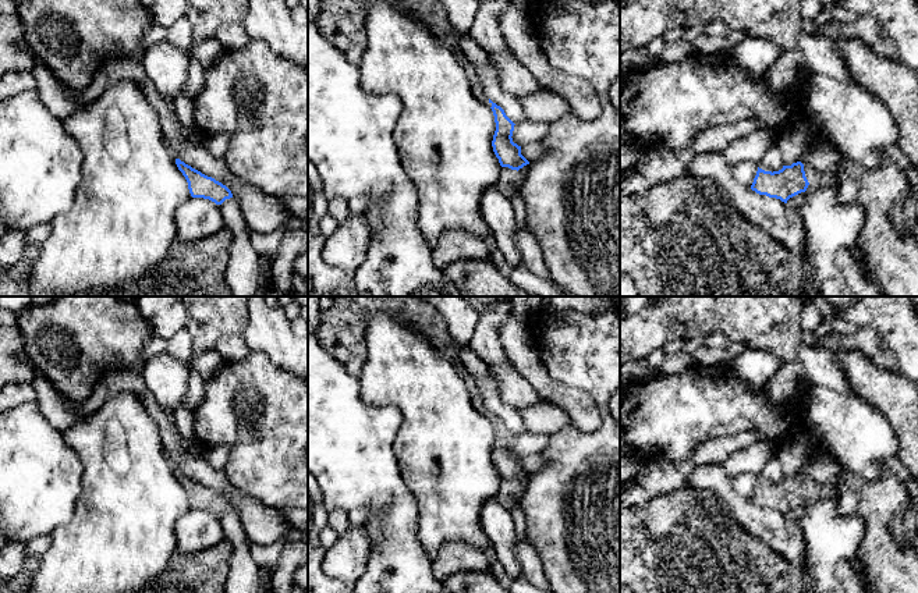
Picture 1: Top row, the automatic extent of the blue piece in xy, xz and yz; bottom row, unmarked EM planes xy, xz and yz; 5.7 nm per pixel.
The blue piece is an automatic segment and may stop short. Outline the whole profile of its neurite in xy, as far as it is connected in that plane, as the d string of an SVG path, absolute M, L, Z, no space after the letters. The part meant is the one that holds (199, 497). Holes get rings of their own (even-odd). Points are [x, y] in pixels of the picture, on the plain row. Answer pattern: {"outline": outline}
{"outline": "M176 471L176 476L185 489L192 509L209 511L216 516L221 516L226 511L233 509L231 503L215 490L202 486L180 471Z"}

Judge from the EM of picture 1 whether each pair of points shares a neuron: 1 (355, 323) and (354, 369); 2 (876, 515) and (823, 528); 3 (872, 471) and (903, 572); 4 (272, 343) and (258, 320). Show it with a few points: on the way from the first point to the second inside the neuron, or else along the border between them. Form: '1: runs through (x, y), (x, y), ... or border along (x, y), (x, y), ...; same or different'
1: runs through (354, 334), (354, 358); same
2: border along (836, 500), (842, 514), (864, 521), (860, 550); different
3: border along (885, 465), (878, 478), (862, 478), (843, 467); different
4: runs through (272, 337), (263, 326); same

